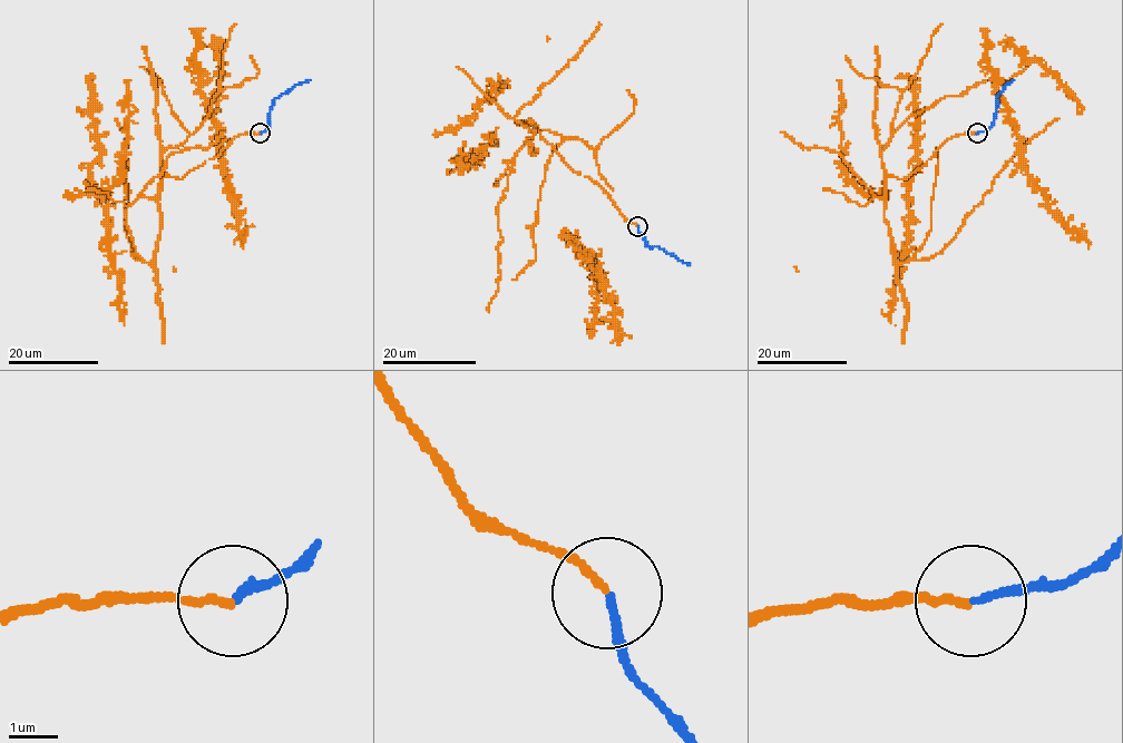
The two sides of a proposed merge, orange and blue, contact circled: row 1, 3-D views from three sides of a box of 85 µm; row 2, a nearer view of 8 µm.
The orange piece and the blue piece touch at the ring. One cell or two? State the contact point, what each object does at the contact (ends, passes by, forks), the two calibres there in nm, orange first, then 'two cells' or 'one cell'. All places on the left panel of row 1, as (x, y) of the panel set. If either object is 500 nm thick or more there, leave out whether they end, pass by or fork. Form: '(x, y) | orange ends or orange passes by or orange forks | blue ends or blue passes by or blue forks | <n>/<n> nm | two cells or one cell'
(260, 133) | orange ends | blue ends | 140/130 nm | one cell

